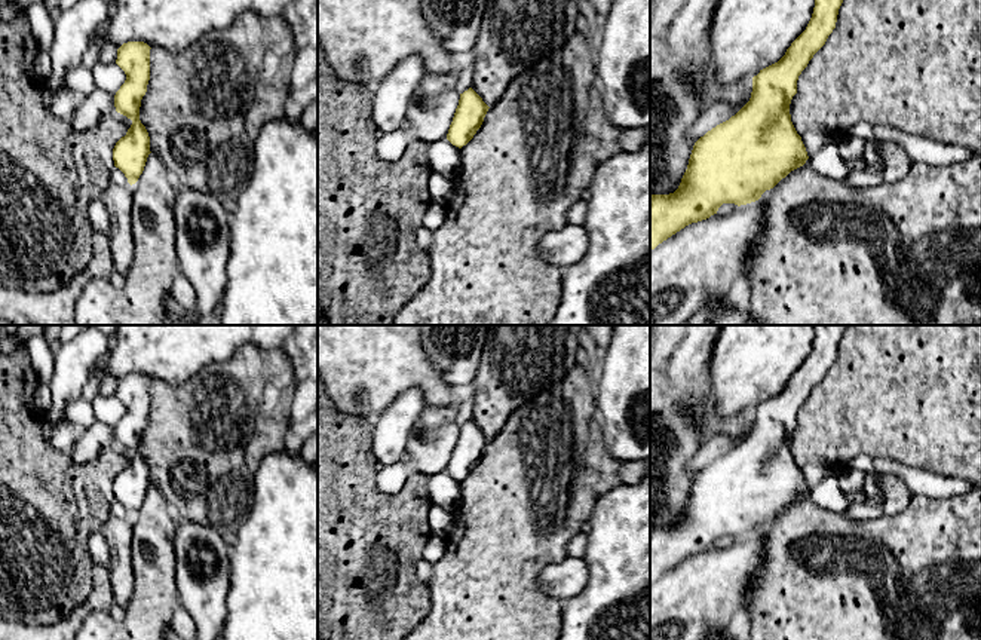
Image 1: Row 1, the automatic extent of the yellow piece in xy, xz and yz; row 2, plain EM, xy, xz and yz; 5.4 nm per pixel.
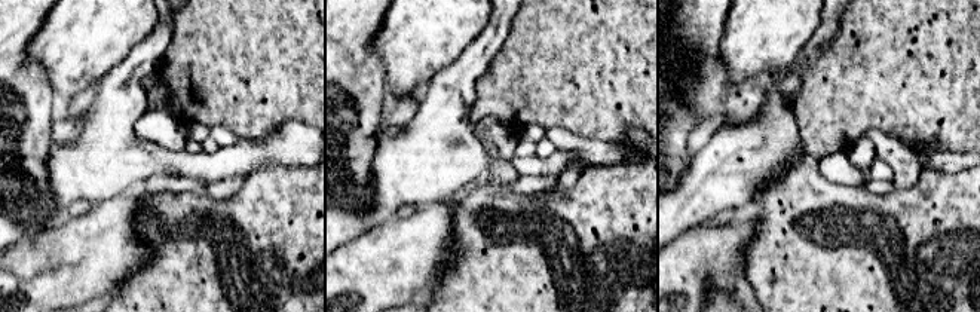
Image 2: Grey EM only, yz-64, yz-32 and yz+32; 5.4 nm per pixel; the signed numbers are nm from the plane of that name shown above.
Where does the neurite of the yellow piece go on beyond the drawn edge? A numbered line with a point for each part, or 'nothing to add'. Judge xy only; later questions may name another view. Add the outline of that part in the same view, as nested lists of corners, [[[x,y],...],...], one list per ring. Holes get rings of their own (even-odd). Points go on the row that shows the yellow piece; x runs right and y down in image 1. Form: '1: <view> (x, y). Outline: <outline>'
nothing to add

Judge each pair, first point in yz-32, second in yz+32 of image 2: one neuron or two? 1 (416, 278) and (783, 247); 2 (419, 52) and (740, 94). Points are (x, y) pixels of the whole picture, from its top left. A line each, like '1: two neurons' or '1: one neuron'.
1: two neurons
2: two neurons

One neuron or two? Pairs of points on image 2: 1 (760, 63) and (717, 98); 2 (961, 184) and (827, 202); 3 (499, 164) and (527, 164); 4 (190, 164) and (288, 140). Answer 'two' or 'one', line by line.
1: two
2: one
3: two
4: one

